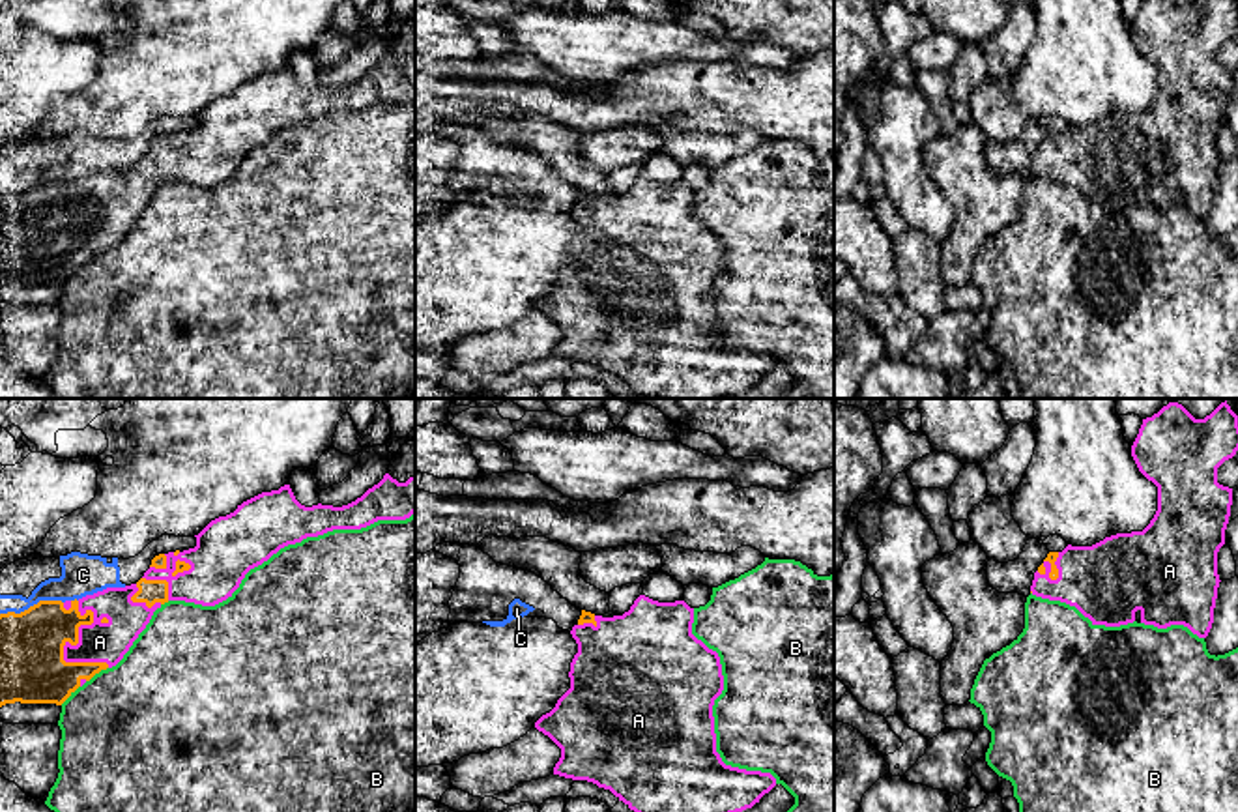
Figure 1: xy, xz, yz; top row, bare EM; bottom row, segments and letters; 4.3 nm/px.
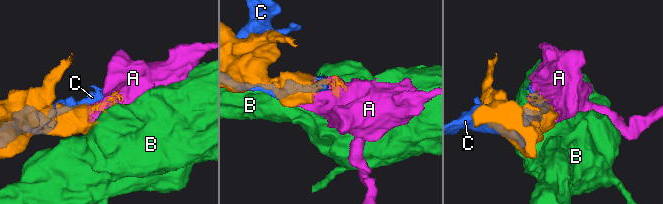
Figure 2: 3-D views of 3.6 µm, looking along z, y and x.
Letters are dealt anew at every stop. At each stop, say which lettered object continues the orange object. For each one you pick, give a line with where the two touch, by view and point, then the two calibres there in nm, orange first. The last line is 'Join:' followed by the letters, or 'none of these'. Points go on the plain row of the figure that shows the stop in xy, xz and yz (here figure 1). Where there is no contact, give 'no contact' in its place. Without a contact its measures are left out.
A: meets orange in xy at (71, 225); 280 nm thick on the orange side, 180 nm on the other
Join: A

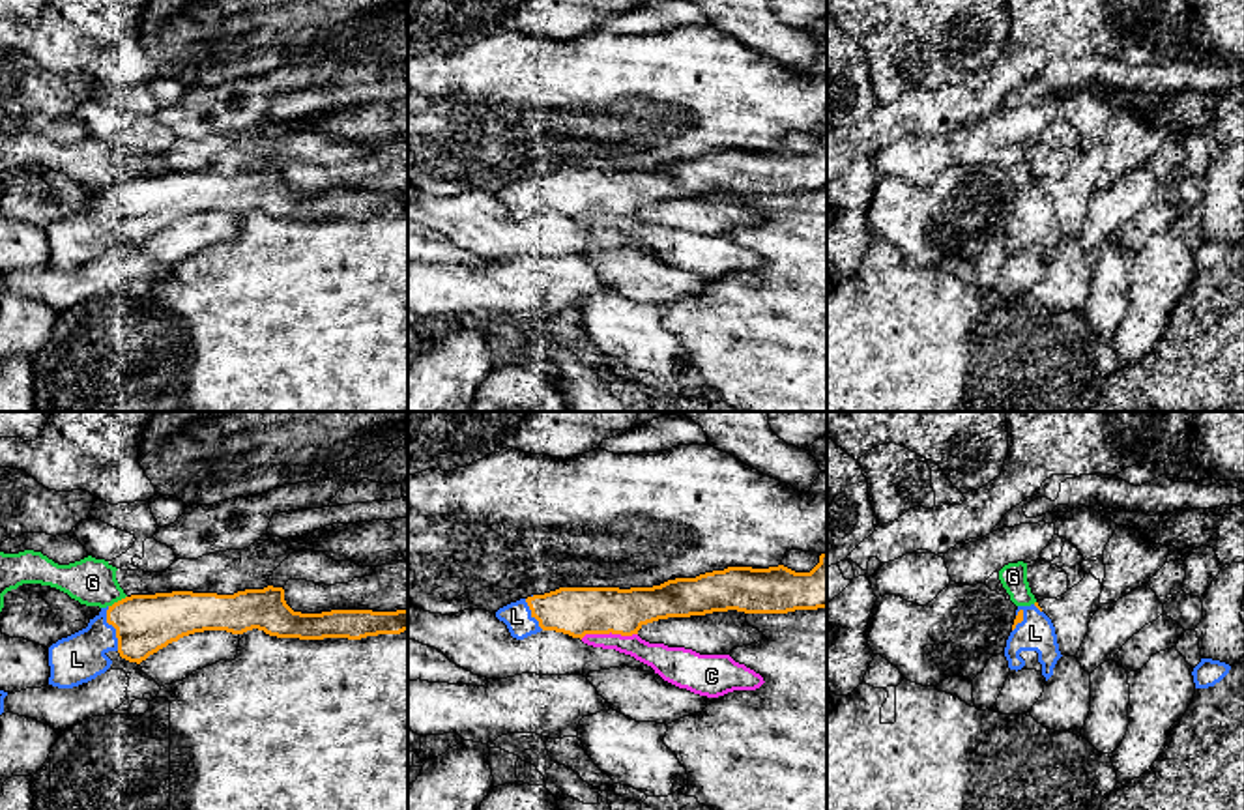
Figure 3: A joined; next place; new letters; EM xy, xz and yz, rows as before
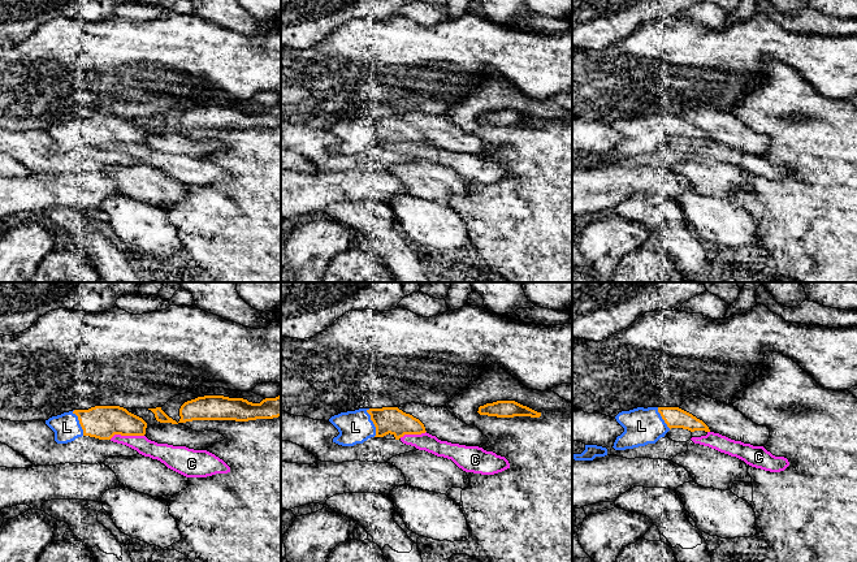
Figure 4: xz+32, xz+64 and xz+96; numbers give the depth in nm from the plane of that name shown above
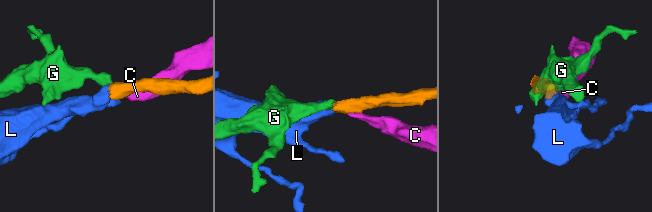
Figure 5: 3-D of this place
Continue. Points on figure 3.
L: meets orange in xy at (115, 208); 260 nm thick on the orange side, 220 nm on the other
Join: L

